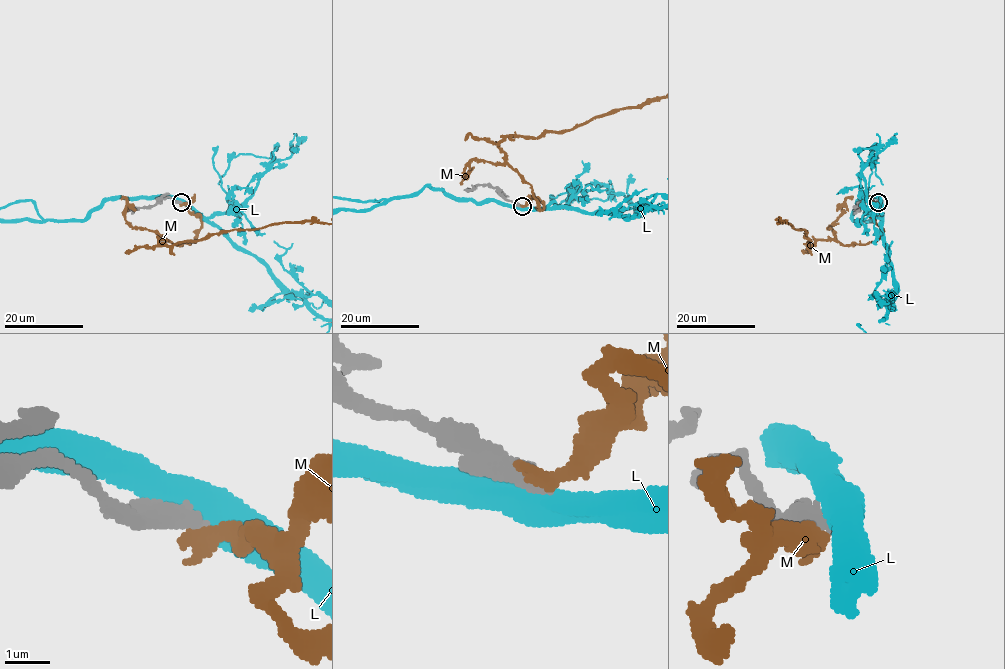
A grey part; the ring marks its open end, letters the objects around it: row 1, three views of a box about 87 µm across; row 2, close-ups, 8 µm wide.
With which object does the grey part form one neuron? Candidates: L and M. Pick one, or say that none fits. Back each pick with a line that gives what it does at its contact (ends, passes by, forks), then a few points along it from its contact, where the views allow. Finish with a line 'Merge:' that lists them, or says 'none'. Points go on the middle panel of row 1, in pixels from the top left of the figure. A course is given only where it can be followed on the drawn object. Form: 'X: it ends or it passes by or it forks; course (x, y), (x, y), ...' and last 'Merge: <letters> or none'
Merge: none

